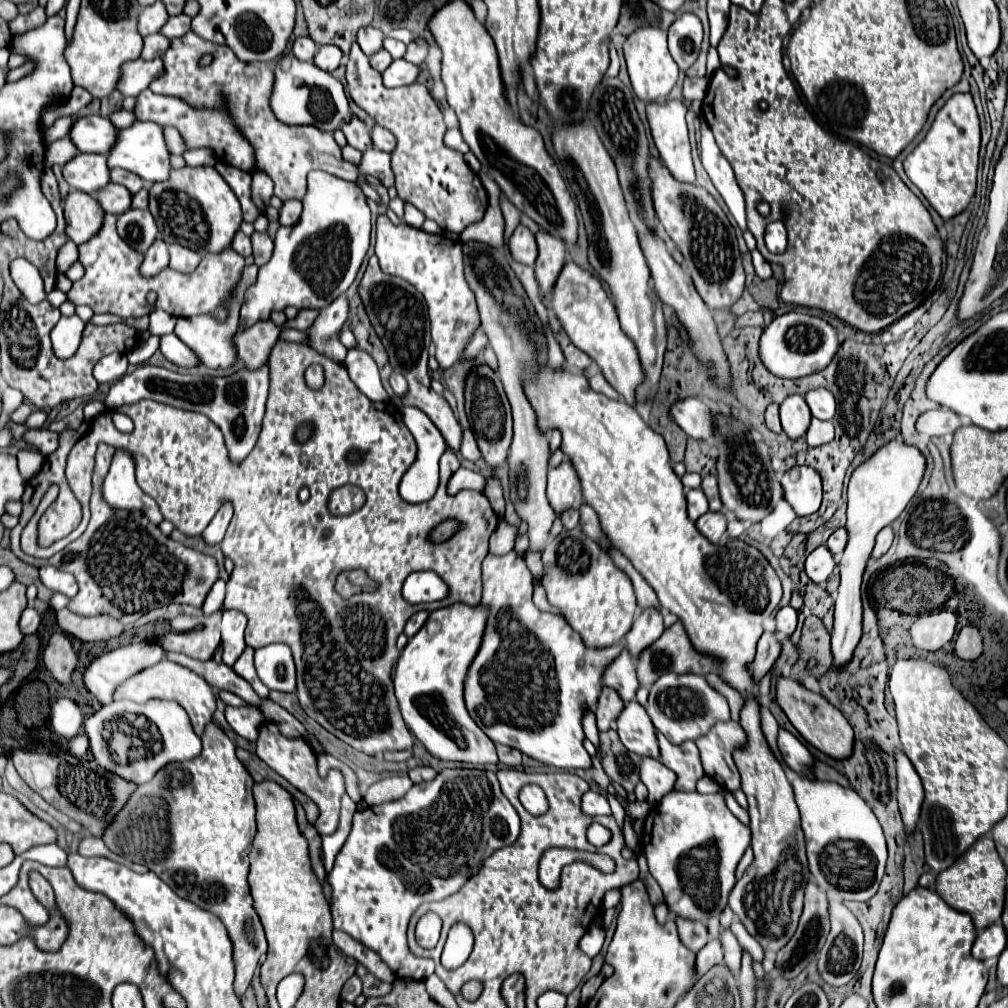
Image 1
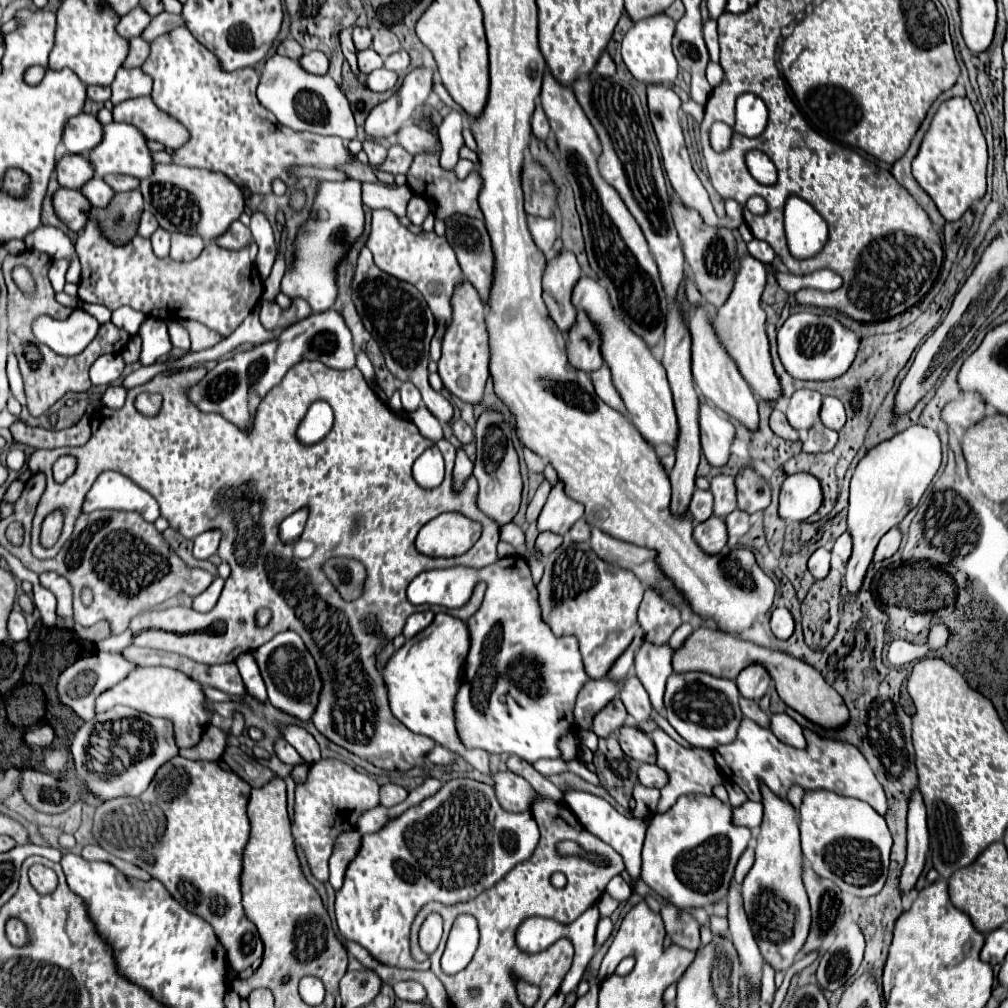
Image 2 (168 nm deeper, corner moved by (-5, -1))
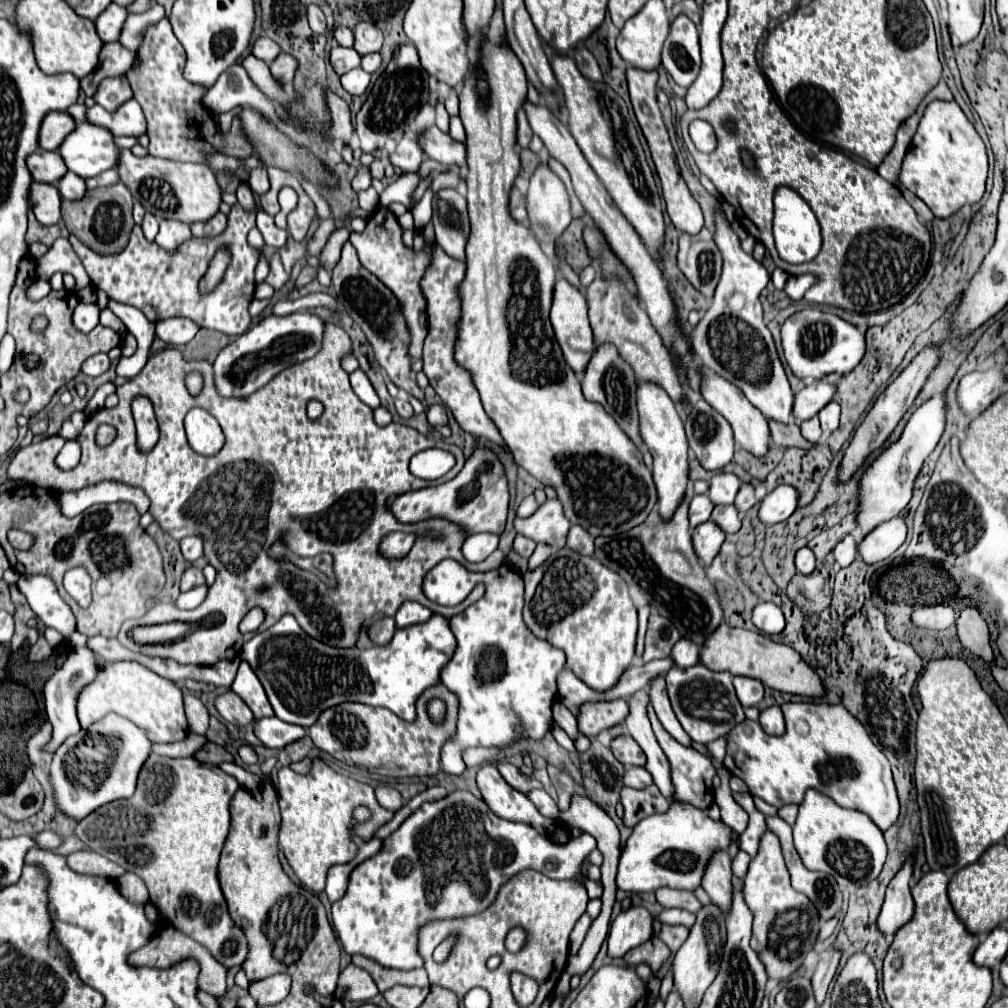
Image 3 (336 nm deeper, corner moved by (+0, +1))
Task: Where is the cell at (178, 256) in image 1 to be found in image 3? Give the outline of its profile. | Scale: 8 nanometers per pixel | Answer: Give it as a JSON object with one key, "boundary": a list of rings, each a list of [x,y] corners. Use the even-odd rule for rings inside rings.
{"boundary":[[[160,220],[160,230],[156,236],[156,244],[162,246],[164,250],[174,250],[176,246],[180,246],[184,240],[188,240],[190,234],[190,226],[182,224],[180,220]]]}

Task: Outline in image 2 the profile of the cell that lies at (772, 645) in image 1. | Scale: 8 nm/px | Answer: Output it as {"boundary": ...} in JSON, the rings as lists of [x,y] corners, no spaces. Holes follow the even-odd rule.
{"boundary":[[[751,664],[747,668],[741,670],[741,674],[737,676],[737,686],[739,686],[739,692],[745,696],[745,698],[751,698],[751,700],[759,700],[765,696],[769,684],[771,684],[771,676],[765,672],[763,666],[759,664]]]}

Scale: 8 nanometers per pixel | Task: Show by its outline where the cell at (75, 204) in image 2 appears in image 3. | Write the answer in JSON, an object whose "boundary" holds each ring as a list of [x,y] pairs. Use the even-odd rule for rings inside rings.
{"boundary":[[[30,184],[30,204],[36,220],[44,226],[52,226],[60,220],[62,198],[54,184]]]}

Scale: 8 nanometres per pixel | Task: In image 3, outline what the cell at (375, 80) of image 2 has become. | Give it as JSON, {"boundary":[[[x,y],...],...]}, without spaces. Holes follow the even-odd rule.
{"boundary":[[[354,68],[354,70],[350,70],[350,72],[340,76],[340,84],[342,84],[342,88],[348,94],[360,96],[368,88],[368,84],[370,84],[370,74],[364,72],[362,68]]]}

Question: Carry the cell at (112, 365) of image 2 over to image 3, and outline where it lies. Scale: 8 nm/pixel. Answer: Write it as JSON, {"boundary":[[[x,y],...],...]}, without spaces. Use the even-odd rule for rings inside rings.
{"boundary":[[[94,354],[82,364],[82,372],[88,376],[100,376],[110,368],[110,358],[108,354]]]}

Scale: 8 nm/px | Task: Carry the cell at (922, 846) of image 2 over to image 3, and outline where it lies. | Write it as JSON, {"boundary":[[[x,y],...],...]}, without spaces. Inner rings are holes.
{"boundary":[[[904,864],[902,870],[888,884],[886,900],[884,900],[884,906],[876,920],[878,930],[888,938],[888,942],[914,914],[914,902],[912,902],[912,894],[910,894],[910,878],[912,878],[912,864]]]}

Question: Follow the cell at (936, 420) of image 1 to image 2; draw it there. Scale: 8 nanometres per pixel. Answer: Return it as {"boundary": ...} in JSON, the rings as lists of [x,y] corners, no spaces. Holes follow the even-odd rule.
{"boundary":[[[963,394],[963,396],[965,398],[953,400],[941,410],[941,420],[947,426],[959,424],[963,428],[969,428],[985,416],[985,404],[979,398],[979,394]]]}

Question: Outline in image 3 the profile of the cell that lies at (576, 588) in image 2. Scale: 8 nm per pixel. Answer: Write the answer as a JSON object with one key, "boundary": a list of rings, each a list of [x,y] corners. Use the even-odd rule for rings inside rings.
{"boundary":[[[570,548],[554,550],[552,556],[538,566],[534,572],[526,572],[524,576],[524,622],[534,632],[534,636],[550,642],[554,648],[564,650],[566,654],[566,666],[592,690],[606,692],[614,688],[620,680],[620,676],[628,670],[634,658],[636,648],[636,632],[638,632],[638,618],[636,618],[636,606],[628,594],[626,582],[612,572],[610,568],[604,568],[598,560],[580,556],[572,552]]]}

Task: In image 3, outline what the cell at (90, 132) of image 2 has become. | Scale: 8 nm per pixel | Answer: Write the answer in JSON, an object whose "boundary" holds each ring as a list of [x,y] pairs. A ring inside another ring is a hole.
{"boundary":[[[48,112],[46,120],[42,120],[42,128],[38,134],[38,146],[42,150],[56,150],[72,130],[74,130],[74,120],[70,114]]]}

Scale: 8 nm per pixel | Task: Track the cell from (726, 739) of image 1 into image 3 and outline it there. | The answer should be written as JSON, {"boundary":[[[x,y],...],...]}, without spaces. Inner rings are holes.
{"boundary":[[[792,702],[792,718],[786,718],[786,732],[782,736],[768,736],[752,720],[740,722],[728,734],[724,766],[748,784],[752,796],[760,796],[776,808],[800,804],[804,792],[814,788],[842,808],[864,812],[882,832],[900,814],[886,754],[876,748],[862,722],[850,716],[844,704]]]}

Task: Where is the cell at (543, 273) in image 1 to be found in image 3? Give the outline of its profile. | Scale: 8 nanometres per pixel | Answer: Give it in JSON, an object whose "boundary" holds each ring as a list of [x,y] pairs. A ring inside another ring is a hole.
{"boundary":[[[556,280],[554,286],[554,300],[552,300],[552,310],[550,310],[550,320],[556,332],[556,340],[562,348],[564,360],[566,364],[578,374],[582,376],[582,372],[586,370],[586,364],[590,362],[592,354],[594,354],[594,336],[592,336],[592,328],[588,322],[588,306],[586,306],[586,298],[566,280]]]}

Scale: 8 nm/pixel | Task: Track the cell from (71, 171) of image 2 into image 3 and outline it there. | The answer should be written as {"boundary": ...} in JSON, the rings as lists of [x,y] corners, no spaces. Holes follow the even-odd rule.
{"boundary":[[[46,150],[32,152],[26,158],[26,166],[30,168],[30,176],[34,178],[34,182],[54,184],[54,180],[66,174],[66,166],[58,156],[58,152],[46,152]]]}

